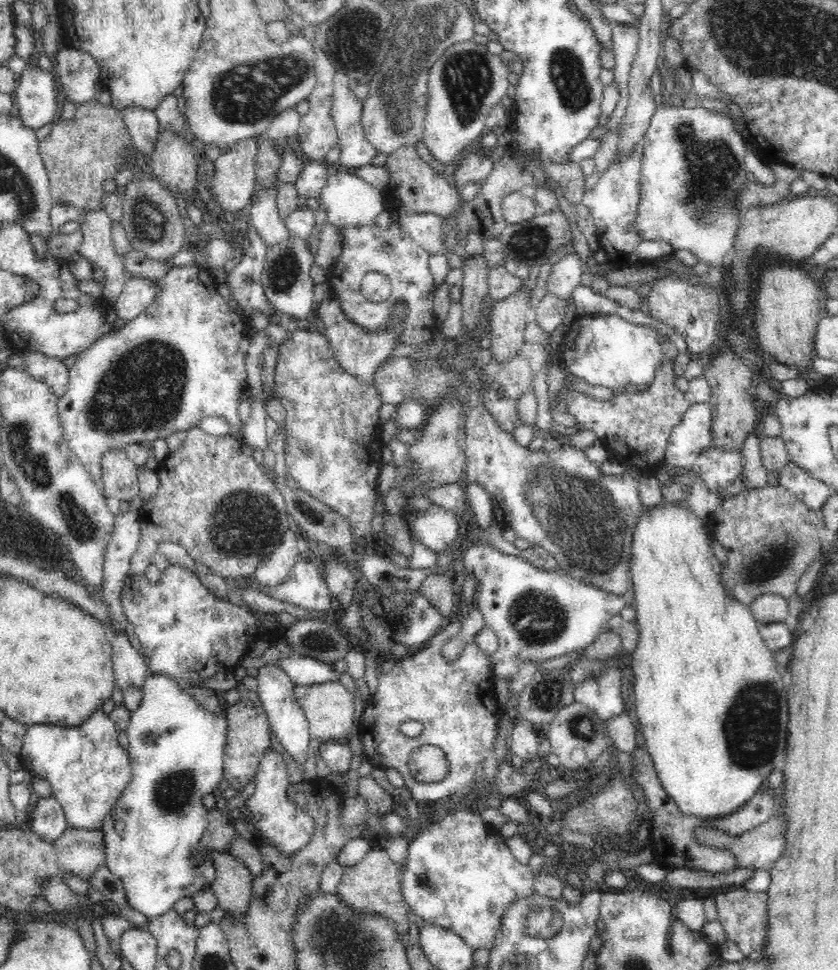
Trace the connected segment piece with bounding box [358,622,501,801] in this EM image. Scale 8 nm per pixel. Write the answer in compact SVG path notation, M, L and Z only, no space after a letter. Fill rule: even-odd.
M460 622L440 628L420 652L413 652L403 660L392 661L392 672L380 674L378 692L371 695L366 705L358 731L367 736L371 749L366 758L371 766L379 769L396 769L403 774L406 788L416 801L424 800L422 792L428 792L432 800L446 794L468 794L472 782L482 778L482 786L494 782L498 772L498 760L494 754L496 722L500 721L499 704L496 704L494 681L490 679L492 656L480 649L476 639L468 642L460 656L448 662L442 655L442 646L460 632ZM415 720L422 723L420 736L410 738L400 731L402 722ZM420 746L437 746L444 751L449 764L448 774L440 781L428 785L414 779L408 760Z

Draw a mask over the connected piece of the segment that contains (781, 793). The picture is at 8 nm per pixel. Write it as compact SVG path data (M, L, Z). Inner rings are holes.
M774 769L772 774L768 776L769 784L774 789L774 811L771 812L770 818L755 826L751 831L746 831L742 836L732 837L718 828L710 828L710 826L699 826L696 828L694 841L698 844L711 846L712 848L725 848L729 850L736 857L737 868L753 868L754 870L770 870L773 862L785 852L785 846L788 845L788 837L786 837L786 830L788 830L788 815L786 815L786 786L784 783L785 775L780 769Z

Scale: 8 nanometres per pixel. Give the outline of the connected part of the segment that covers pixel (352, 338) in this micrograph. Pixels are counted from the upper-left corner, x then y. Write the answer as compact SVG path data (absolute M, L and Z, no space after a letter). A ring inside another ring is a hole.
M333 289L328 291L326 298L322 300L317 310L320 320L324 322L326 334L330 345L332 345L333 353L336 355L336 361L340 362L346 371L352 371L366 383L374 385L375 368L388 358L392 349L401 342L401 332L403 326L406 325L407 303L403 302L401 298L398 302L392 303L390 314L387 315L387 322L379 329L366 329L360 323L350 321L348 315L341 312L340 298L337 298L336 291Z

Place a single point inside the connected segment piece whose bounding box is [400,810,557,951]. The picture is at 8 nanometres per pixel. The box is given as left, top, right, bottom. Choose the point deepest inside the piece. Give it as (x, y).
(463, 876)

